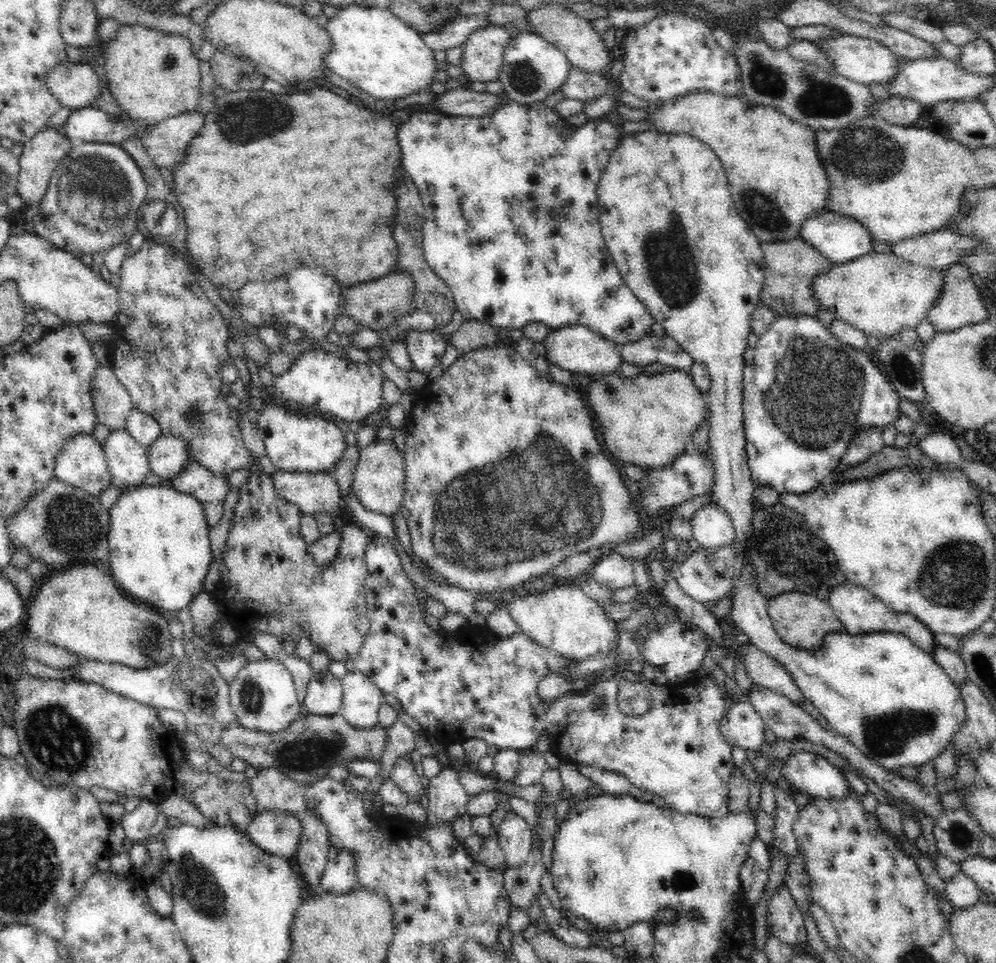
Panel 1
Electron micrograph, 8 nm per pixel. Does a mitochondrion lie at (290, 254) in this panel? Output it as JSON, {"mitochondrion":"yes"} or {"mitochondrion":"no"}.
{"mitochondrion":"no"}

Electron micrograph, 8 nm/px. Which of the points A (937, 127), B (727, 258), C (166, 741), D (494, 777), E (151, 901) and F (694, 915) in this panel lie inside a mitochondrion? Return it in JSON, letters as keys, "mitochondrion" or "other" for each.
{"A":"other","B":"other","C":"other","D":"other","E":"other","F":"other"}

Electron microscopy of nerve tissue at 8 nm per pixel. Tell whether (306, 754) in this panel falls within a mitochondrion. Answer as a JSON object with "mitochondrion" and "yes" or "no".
{"mitochondrion":"yes"}

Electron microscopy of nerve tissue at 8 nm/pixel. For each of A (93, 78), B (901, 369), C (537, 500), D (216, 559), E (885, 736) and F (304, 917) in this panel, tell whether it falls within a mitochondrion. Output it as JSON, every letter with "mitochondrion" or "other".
{"A":"other","B":"mitochondrion","C":"mitochondrion","D":"other","E":"mitochondrion","F":"other"}

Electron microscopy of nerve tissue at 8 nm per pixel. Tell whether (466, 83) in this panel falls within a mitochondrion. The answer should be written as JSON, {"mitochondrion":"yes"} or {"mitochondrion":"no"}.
{"mitochondrion":"no"}

